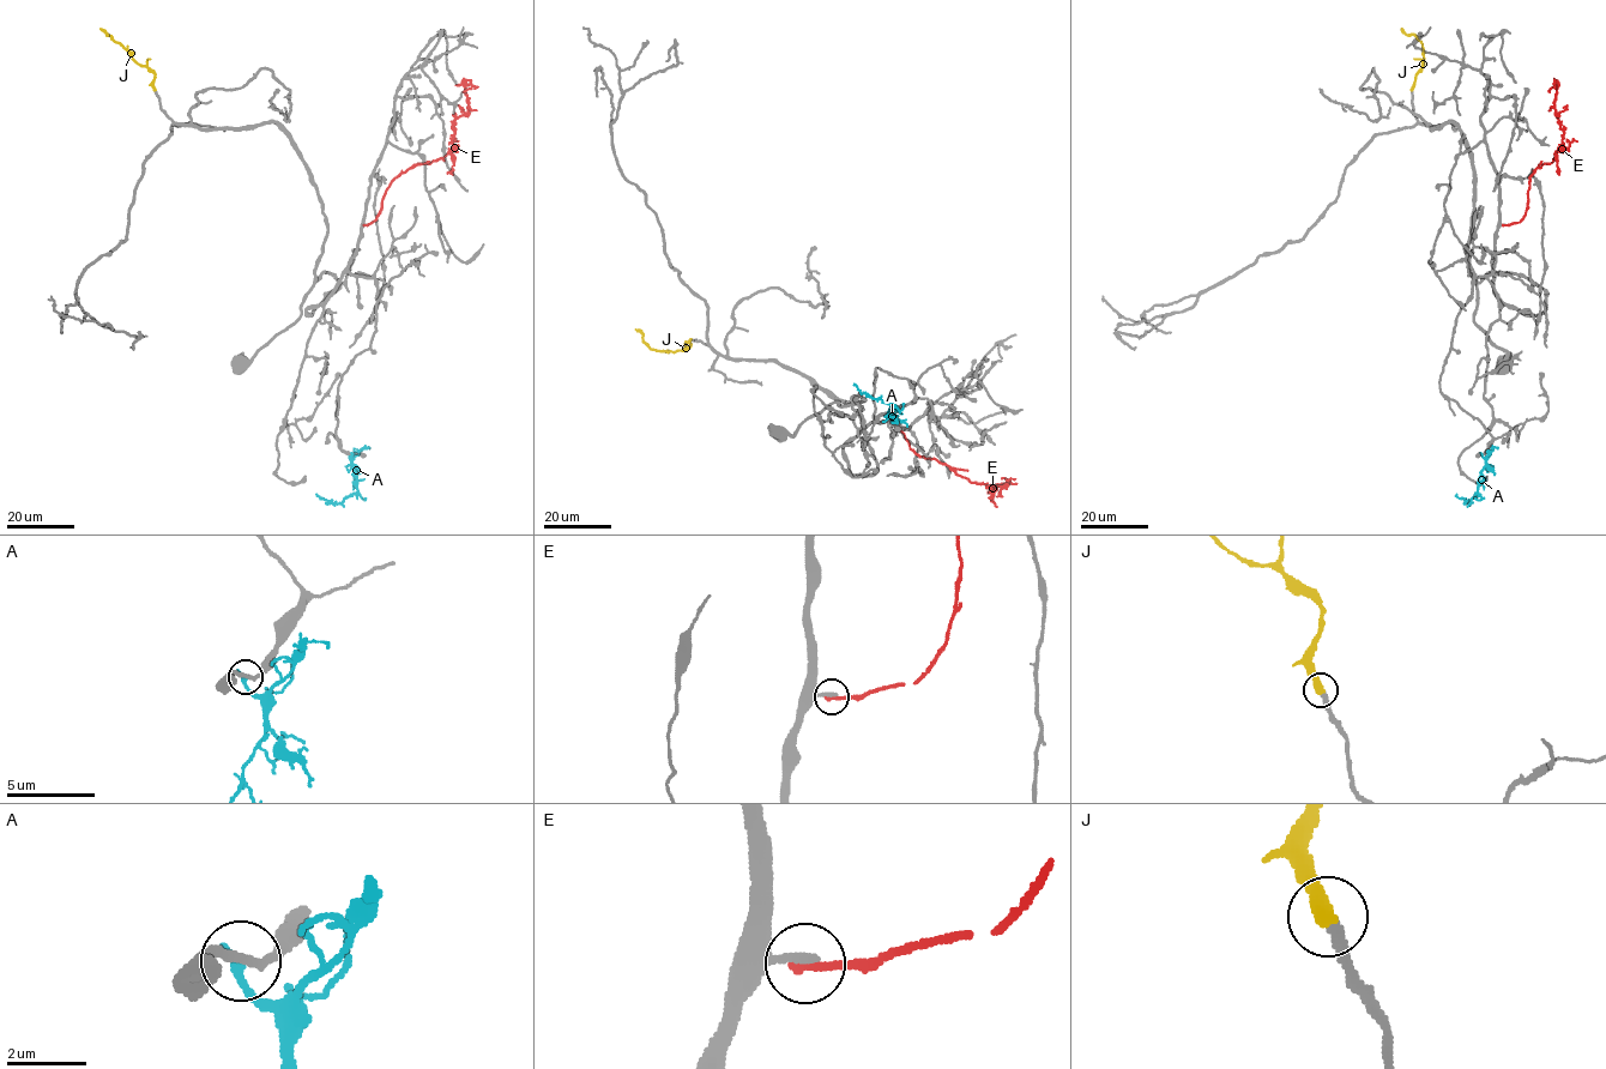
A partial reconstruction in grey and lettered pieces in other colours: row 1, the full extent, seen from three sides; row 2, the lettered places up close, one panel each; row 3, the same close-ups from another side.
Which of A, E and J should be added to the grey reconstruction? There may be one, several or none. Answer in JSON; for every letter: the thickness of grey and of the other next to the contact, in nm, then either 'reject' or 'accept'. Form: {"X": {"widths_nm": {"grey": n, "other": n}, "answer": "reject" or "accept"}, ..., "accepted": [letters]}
{"A": {"widths_nm": {"grey": 200, "other": 260}, "answer": "reject"}, "E": {"widths_nm": {"grey": 220, "other": 240}, "answer": "reject"}, "J": {"widths_nm": {"grey": 280, "other": 460}, "answer": "accept"}, "accepted": ["J"]}

